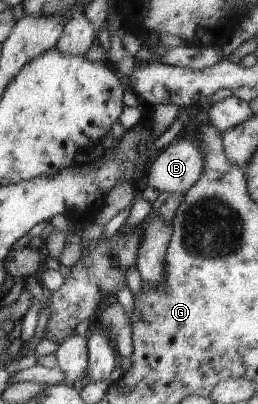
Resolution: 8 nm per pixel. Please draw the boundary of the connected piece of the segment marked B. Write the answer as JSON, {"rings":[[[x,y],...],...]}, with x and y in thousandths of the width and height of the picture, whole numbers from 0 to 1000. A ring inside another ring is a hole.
{"rings":[[[694,344],[620,369],[574,406],[570,455],[620,478],[713,483],[771,446],[791,391],[771,364]]]}

